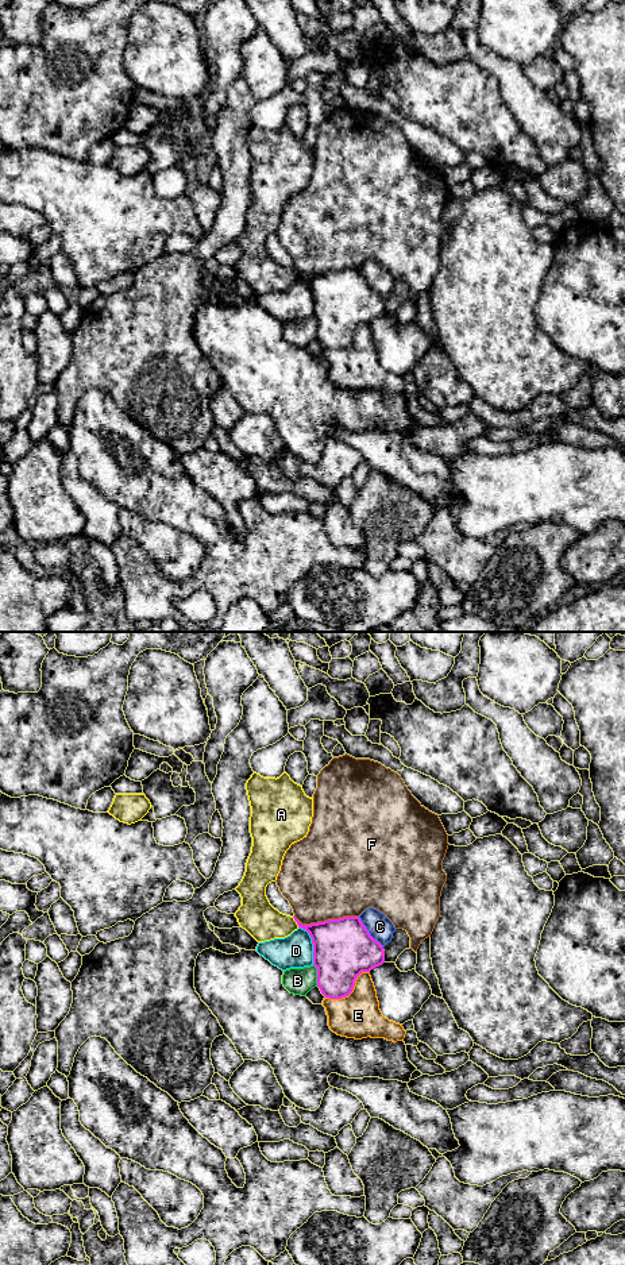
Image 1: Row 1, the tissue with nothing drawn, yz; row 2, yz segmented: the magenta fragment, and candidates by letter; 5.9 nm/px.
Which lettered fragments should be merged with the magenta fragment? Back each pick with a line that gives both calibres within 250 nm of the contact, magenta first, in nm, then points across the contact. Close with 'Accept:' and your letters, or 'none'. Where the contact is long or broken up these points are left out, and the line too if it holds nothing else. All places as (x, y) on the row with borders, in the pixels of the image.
Accept: none

